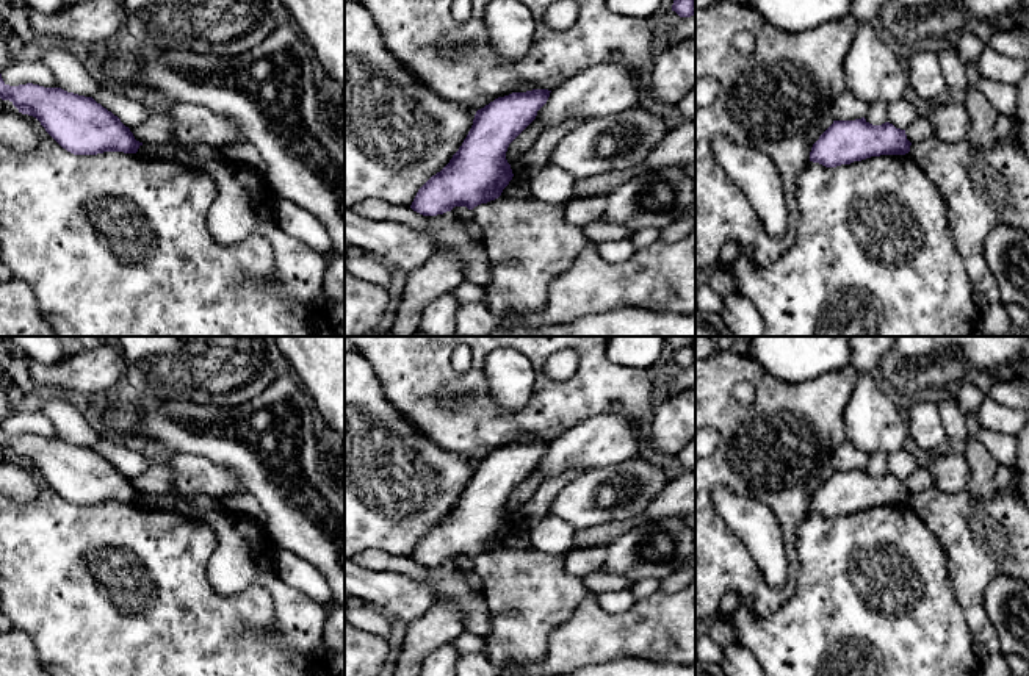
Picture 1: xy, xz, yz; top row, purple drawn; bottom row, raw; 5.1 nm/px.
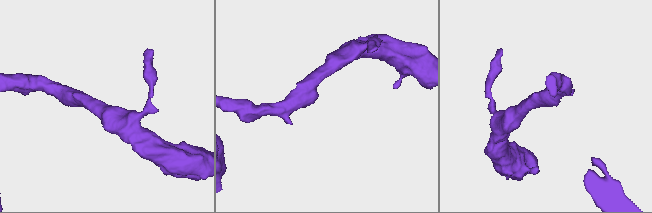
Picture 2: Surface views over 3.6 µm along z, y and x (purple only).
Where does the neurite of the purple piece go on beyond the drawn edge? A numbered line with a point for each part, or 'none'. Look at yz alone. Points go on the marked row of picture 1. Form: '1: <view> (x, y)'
none

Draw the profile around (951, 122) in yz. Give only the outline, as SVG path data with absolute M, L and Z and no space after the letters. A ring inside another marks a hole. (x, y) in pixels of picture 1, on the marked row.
M948 99L943 105L927 114L933 125L935 138L954 144L968 139L969 116L963 102Z

